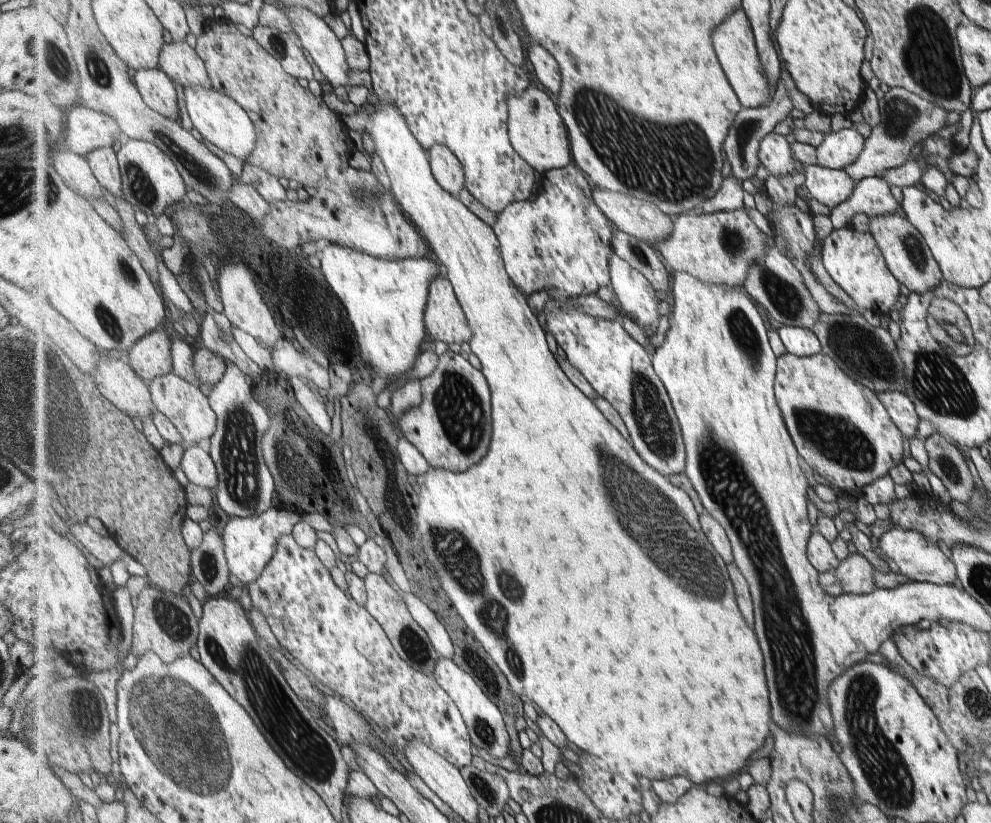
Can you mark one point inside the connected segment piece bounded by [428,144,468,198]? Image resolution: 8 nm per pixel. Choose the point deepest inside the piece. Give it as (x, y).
(448, 169)

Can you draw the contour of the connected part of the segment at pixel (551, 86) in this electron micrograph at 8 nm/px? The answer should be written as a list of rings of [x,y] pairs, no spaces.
[[[539,43],[529,46],[526,50],[526,56],[528,58],[528,66],[534,70],[535,76],[539,82],[544,86],[545,90],[558,95],[561,92],[561,72],[559,72],[559,64],[557,59],[549,50],[545,50]]]

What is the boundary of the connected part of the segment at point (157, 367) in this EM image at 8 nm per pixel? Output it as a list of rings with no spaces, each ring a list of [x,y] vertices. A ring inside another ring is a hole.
[[[163,328],[142,338],[124,356],[146,382],[173,372],[171,336]]]

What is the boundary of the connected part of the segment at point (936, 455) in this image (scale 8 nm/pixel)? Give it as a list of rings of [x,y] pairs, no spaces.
[[[937,433],[923,439],[922,443],[929,458],[927,468],[941,480],[950,499],[967,502],[973,492],[973,482],[967,462],[961,460],[959,450]]]

